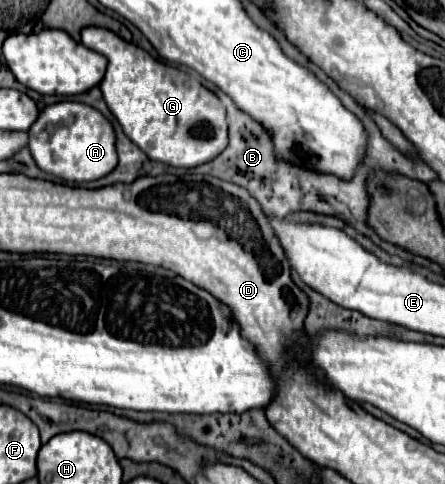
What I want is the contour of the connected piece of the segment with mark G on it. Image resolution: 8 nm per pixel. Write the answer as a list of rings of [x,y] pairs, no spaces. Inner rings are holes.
[[[84,28],[82,44],[108,58],[108,70],[100,82],[104,100],[126,136],[134,140],[150,160],[194,168],[214,160],[226,148],[226,108],[218,96],[196,78],[158,62],[146,50],[122,40],[108,28]]]

